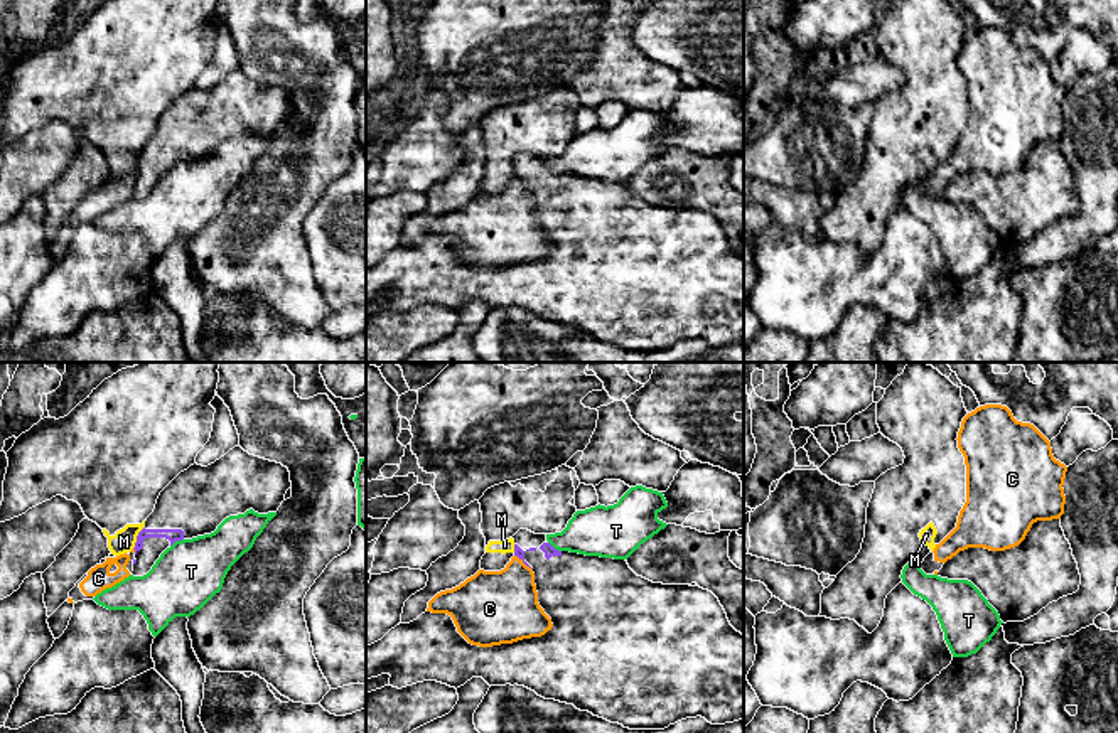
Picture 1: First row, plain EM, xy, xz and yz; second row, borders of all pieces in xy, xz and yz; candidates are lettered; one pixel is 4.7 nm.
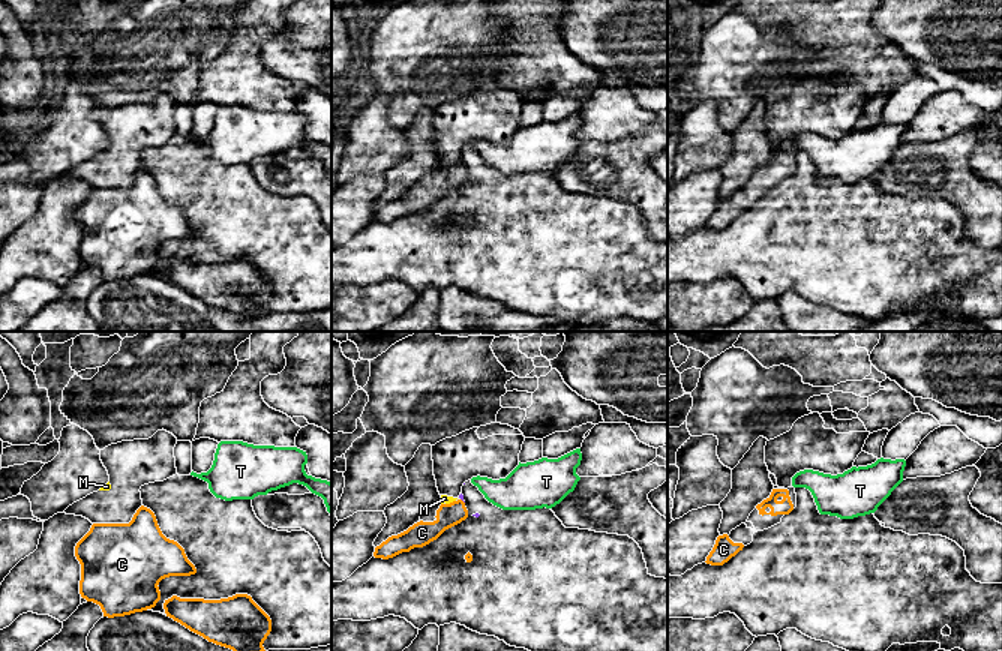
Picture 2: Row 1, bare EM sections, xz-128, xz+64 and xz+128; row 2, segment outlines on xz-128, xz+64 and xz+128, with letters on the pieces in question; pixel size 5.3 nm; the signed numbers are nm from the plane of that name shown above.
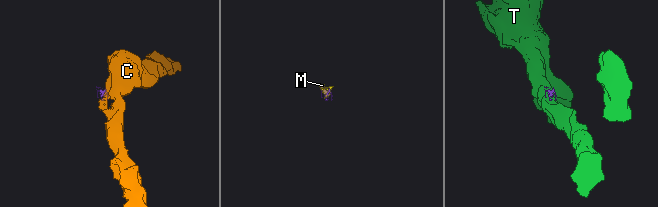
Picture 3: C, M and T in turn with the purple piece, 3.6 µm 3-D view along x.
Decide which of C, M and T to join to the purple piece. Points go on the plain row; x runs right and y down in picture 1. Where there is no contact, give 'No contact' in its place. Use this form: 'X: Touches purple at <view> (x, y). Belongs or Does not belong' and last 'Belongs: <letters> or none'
C: Touches purple at xz (523, 184). Does not belong
M: Touches purple at xy (137, 160). Does not belong
T: Touches purple at xy (176, 162). Does not belong
Belongs: none

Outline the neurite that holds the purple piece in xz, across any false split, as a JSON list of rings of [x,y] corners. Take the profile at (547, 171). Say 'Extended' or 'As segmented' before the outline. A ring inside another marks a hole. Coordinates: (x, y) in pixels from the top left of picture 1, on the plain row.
Extended. [[[519,152],[513,162],[514,179],[533,192],[538,226],[551,241],[553,249],[545,258],[479,270],[457,254],[450,238],[425,234],[366,270],[366,303],[390,297],[390,308],[398,312],[423,303],[457,312],[472,300],[482,300],[489,308],[524,308],[545,322],[573,327],[629,352],[664,352],[696,339],[712,347],[744,342],[744,258],[730,248],[712,214],[690,207],[653,206],[637,199],[626,182],[558,174],[546,163],[546,157],[528,152]]]

